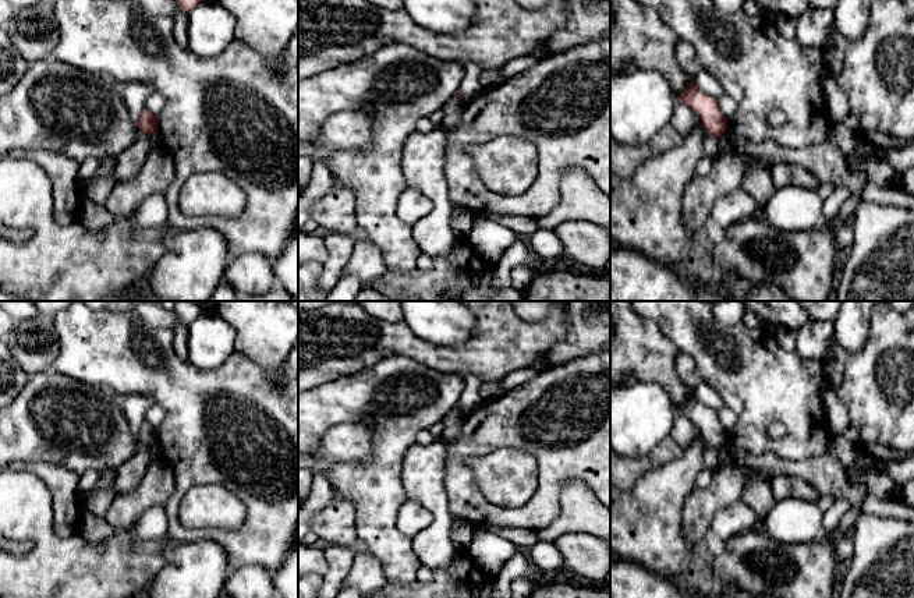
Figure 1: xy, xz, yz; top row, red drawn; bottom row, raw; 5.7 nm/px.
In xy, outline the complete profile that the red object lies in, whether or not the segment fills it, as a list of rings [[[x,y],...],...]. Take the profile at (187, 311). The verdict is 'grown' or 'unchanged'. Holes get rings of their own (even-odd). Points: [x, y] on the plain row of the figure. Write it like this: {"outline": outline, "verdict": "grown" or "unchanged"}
{"outline": [[[176,301],[173,312],[178,316],[183,325],[188,325],[202,312],[202,308],[192,301]]], "verdict": "unchanged"}

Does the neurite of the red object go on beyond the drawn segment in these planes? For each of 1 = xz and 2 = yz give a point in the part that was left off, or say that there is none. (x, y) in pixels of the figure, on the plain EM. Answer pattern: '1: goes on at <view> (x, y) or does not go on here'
1: does not go on here
2: does not go on here

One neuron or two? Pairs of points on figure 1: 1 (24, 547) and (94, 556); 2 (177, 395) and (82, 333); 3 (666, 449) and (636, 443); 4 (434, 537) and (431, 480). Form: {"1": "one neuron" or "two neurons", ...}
{"1": "two neurons", "2": "one neuron", "3": "two neurons", "4": "one neuron"}

